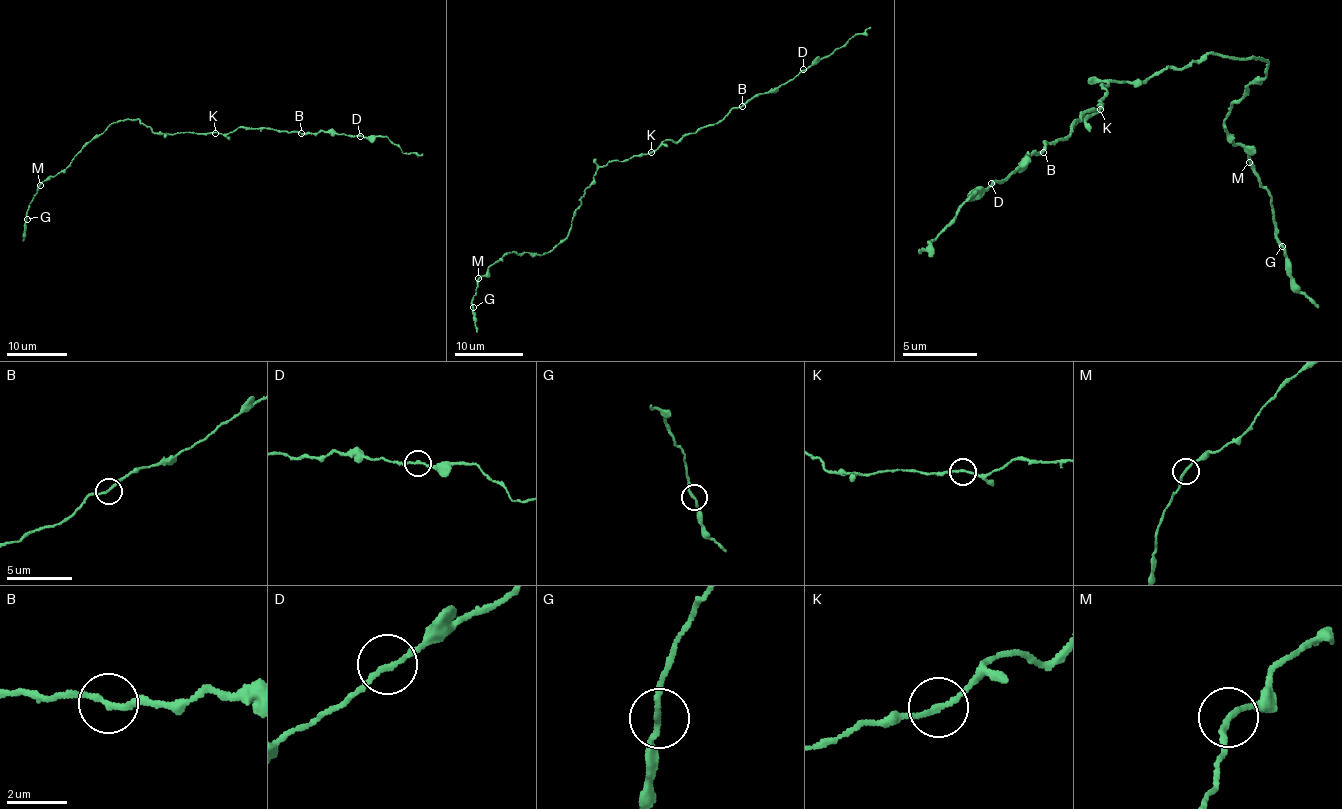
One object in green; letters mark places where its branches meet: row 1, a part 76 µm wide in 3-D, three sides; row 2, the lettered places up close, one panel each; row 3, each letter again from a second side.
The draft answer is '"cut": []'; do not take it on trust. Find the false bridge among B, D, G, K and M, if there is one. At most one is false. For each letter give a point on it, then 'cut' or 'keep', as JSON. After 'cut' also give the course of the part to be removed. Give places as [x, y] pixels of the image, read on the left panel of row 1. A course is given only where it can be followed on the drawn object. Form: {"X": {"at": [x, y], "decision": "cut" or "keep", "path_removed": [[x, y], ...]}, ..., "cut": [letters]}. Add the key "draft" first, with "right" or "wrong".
{"draft": "right", "B": {"at": [301, 133], "decision": "keep"}, "D": {"at": [360, 136], "decision": "keep"}, "G": {"at": [27, 219], "decision": "keep"}, "K": {"at": [215, 133], "decision": "keep"}, "M": {"at": [40, 185], "decision": "keep"}, "cut": []}

